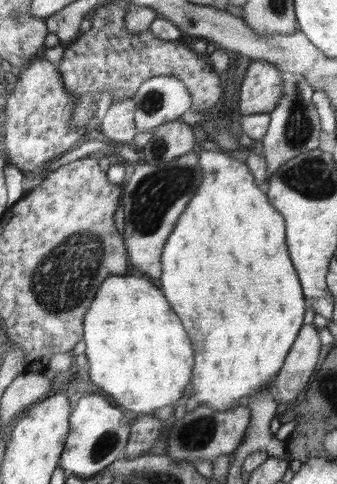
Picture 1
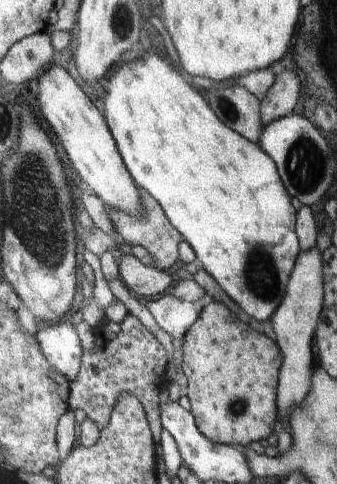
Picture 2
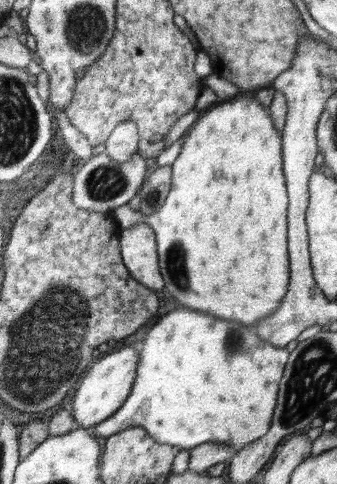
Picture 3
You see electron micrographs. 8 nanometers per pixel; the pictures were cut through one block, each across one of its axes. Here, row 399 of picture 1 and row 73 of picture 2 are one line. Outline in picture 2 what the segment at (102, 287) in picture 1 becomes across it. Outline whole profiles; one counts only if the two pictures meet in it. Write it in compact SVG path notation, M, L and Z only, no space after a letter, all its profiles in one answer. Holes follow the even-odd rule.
M145 52L141 58L133 58L131 62L125 58L121 64L115 64L113 70L105 76L103 80L105 86L105 98L103 98L103 120L105 126L117 146L117 152L125 164L125 168L129 170L133 182L147 192L149 198L153 198L157 202L157 206L163 210L163 214L167 216L167 220L171 222L171 226L183 236L183 242L189 242L191 250L197 256L197 264L201 268L205 268L205 272L221 286L221 290L233 300L237 302L237 306L247 312L251 318L255 318L255 322L265 322L273 316L273 312L277 310L277 306L281 304L283 296L285 296L285 288L291 276L291 270L295 266L295 260L299 256L299 240L295 234L295 220L297 220L297 212L291 206L291 196L285 192L285 186L281 184L281 178L277 174L277 164L259 148L259 144L253 144L249 140L245 140L241 134L237 134L235 130L229 130L229 126L225 126L217 114L213 114L213 110L209 108L209 104L205 104L205 100L197 94L195 90L195 82L183 74L179 74L179 70L171 64L167 64L163 58L159 58L153 52Z

